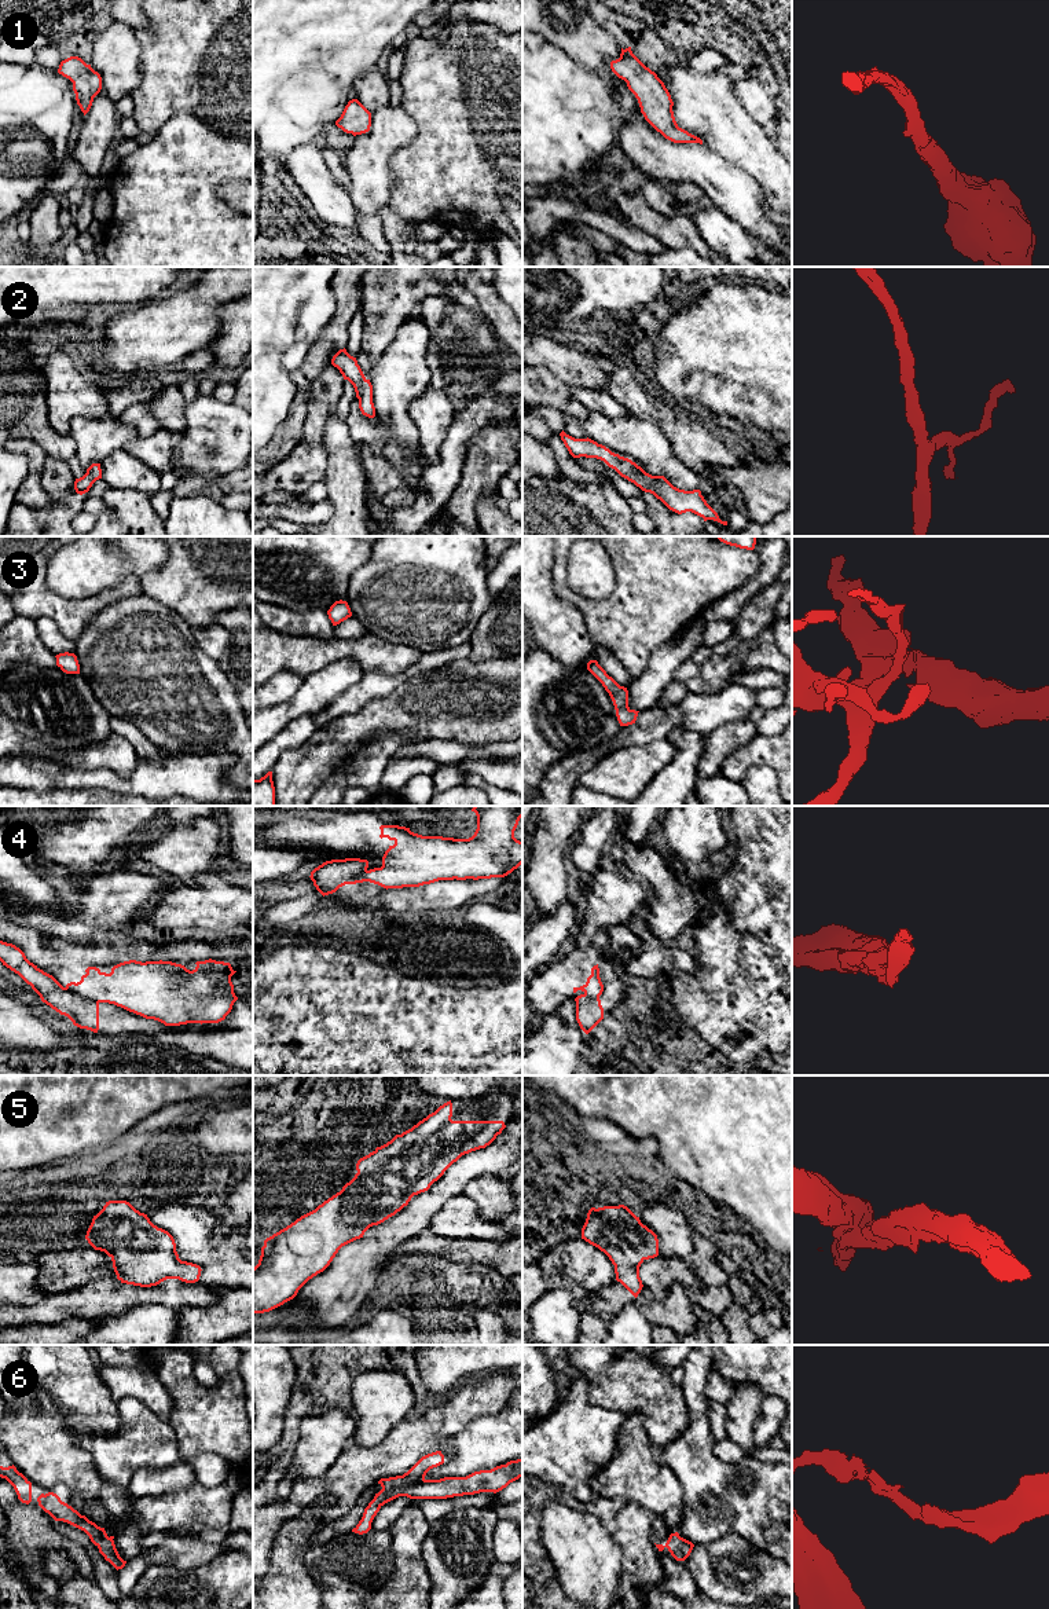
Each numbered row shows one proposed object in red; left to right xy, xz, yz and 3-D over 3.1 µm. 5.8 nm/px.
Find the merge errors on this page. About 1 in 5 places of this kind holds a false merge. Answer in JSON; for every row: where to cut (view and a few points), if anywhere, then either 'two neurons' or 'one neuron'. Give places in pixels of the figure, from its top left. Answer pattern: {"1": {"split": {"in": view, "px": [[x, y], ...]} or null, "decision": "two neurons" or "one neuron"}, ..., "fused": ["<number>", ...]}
{"1": {"split": null, "decision": "one neuron"}, "2": {"split": null, "decision": "one neuron"}, "3": {"split": null, "decision": "one neuron"}, "4": {"split": {"in": "xy", "px": [[65, 988], [99, 1001]]}, "decision": "two neurons"}, "5": {"split": null, "decision": "one neuron"}, "6": {"split": null, "decision": "one neuron"}, "fused": ["4"]}

